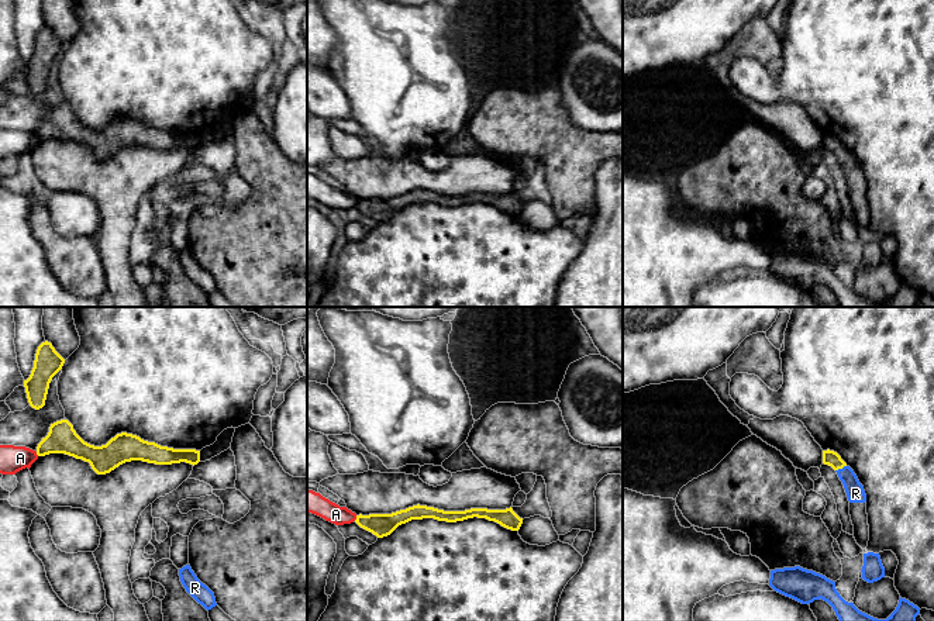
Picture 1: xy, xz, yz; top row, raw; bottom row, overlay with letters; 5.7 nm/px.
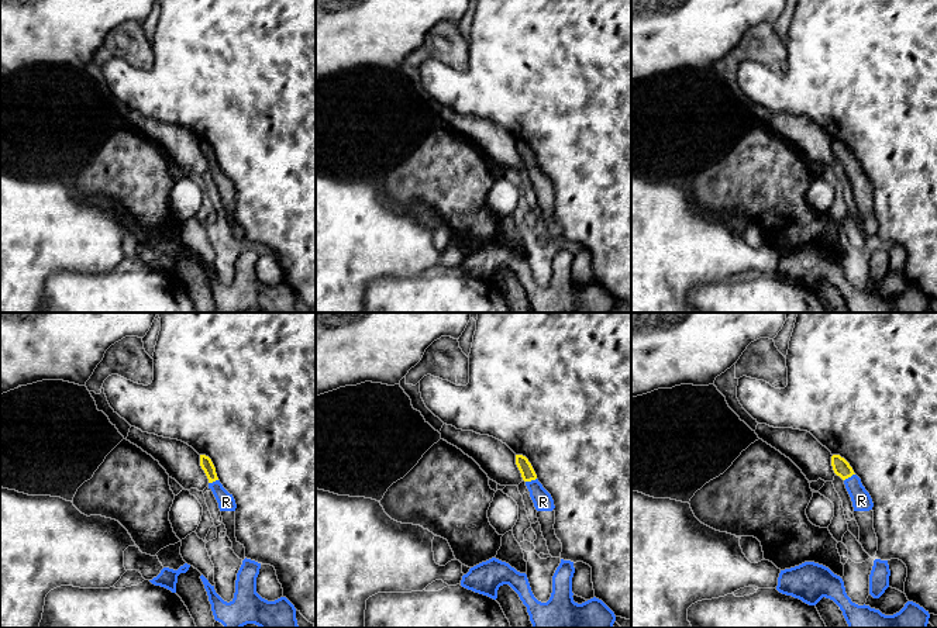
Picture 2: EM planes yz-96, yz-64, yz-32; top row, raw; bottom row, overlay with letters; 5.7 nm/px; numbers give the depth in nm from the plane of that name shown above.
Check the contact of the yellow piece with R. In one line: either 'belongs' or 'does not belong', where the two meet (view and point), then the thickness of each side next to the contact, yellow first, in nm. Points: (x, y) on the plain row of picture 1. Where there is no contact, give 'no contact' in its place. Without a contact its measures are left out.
belongs | yz (840, 152) | 90/110 nm

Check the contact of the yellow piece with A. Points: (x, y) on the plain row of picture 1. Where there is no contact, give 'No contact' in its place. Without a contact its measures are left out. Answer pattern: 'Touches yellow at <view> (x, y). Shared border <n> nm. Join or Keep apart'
Touches yellow at xz (357, 203). Shared border 40 nm. Keep apart

